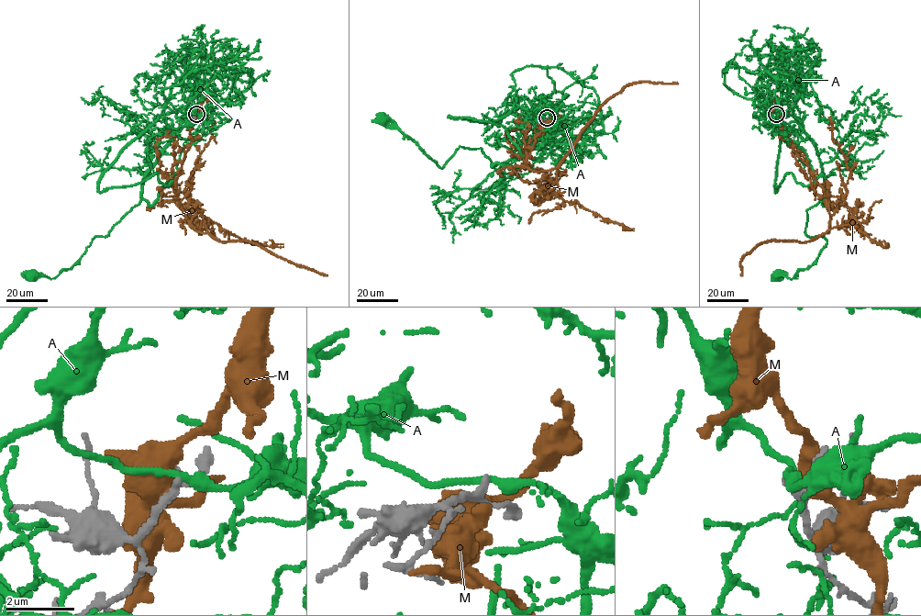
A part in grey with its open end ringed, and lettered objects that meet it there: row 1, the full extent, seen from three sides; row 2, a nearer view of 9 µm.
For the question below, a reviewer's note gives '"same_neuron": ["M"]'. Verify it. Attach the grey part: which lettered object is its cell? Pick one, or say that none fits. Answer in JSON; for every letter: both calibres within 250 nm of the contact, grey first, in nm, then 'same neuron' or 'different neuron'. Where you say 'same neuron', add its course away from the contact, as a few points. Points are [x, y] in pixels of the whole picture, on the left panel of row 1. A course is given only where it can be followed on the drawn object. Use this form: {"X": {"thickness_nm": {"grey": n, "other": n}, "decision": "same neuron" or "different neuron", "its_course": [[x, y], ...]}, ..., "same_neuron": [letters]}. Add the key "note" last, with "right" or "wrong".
{"A": {"thickness_nm": {"grey": 150, "other": 280}, "decision": "different neuron"}, "M": {"thickness_nm": {"grey": 240, "other": 800}, "decision": "different neuron"}, "same_neuron": [], "note": "wrong"}

